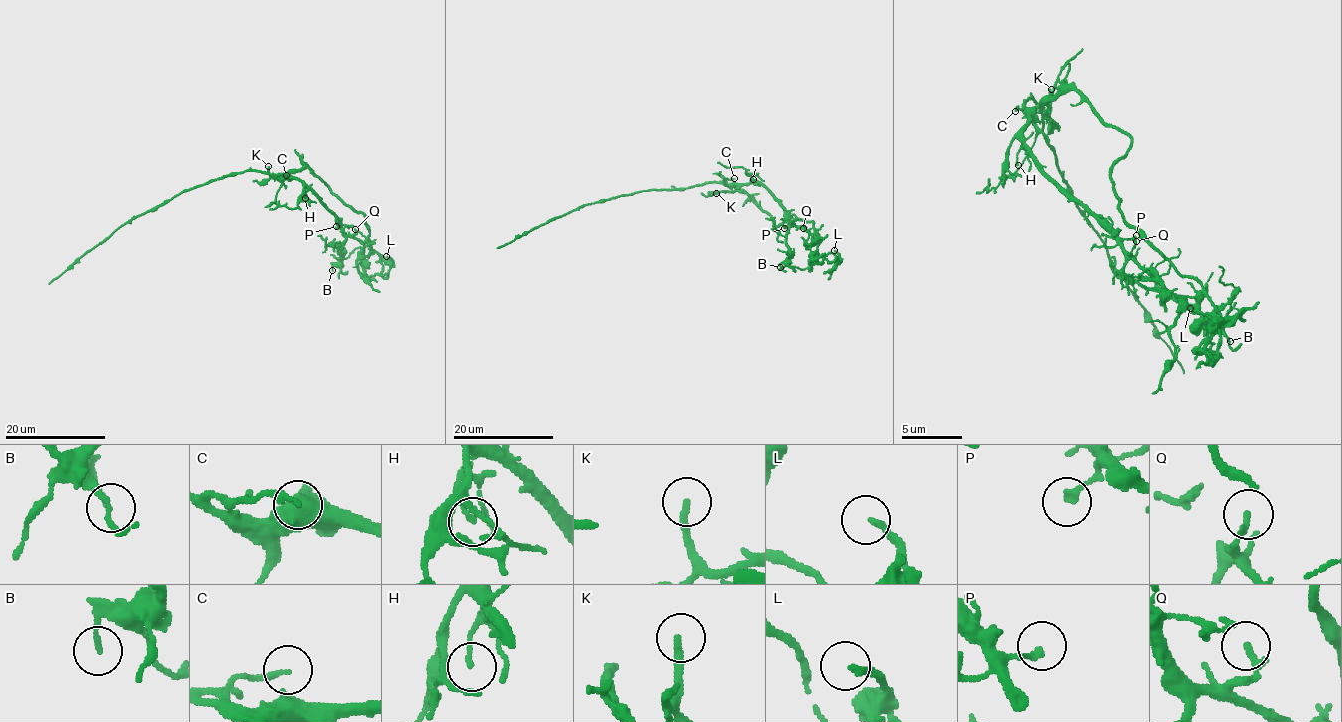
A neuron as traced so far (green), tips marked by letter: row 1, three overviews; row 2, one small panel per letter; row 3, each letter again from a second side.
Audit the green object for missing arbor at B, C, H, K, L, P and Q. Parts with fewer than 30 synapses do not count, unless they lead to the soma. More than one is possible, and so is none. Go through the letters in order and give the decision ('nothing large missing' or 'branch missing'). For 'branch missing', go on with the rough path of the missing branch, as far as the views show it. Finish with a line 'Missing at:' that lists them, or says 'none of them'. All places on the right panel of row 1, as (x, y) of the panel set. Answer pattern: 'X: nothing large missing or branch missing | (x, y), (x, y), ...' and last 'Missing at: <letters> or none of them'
B: nothing large missing
C: nothing large missing
H: nothing large missing
K: branch missing
L: nothing large missing
P: nothing large missing
Q: nothing large missing
Missing at: K

